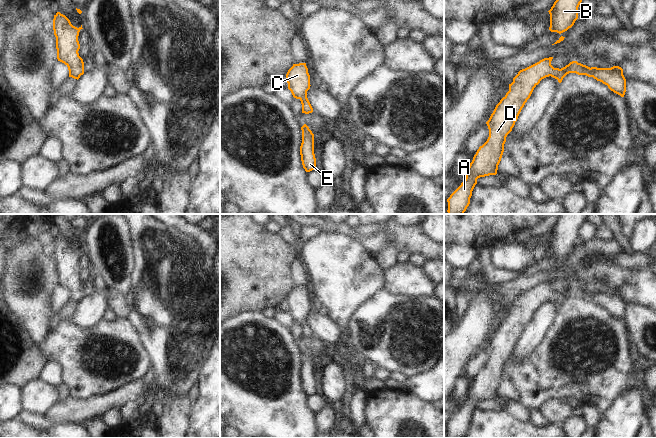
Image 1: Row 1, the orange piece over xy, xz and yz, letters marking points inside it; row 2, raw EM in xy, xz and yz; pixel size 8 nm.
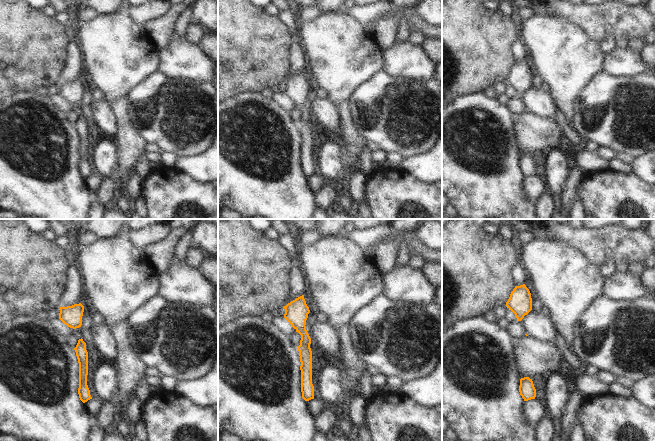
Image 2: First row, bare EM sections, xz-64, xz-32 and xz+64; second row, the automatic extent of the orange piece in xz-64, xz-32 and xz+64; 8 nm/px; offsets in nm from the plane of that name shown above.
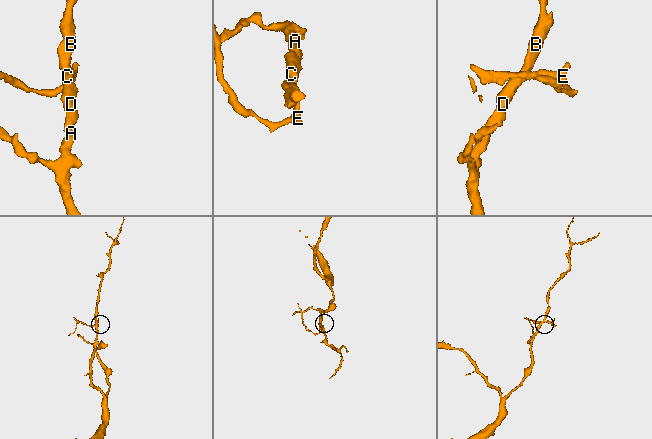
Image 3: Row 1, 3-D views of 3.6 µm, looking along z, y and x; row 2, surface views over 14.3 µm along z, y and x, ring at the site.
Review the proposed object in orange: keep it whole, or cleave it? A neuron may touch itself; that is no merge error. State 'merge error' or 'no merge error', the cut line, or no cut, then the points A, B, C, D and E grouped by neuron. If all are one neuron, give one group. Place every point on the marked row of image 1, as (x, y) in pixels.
no merge error; no cut; A B C D E

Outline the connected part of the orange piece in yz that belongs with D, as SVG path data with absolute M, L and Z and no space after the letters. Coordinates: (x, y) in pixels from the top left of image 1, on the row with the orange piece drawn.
M553 57L544 58L539 62L522 69L509 84L509 91L496 105L489 120L487 141L479 147L466 171L466 178L461 185L447 199L448 214L464 214L470 204L472 191L477 179L489 175L496 175L501 161L507 135L512 131L518 116L534 88L546 77L553 77L562 82L569 73L593 77L607 85L614 93L624 97L626 79L623 69L619 66L611 68L588 67L577 61L572 61L559 69L551 65Z

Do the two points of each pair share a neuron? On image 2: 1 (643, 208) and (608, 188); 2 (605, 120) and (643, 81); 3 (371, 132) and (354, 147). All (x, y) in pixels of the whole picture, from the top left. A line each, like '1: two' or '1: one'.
1: one
2: one
3: two

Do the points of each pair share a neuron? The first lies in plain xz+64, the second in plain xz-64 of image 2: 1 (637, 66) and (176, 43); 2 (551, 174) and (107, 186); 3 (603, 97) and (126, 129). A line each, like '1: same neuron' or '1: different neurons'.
1: same neuron
2: different neurons
3: different neurons

